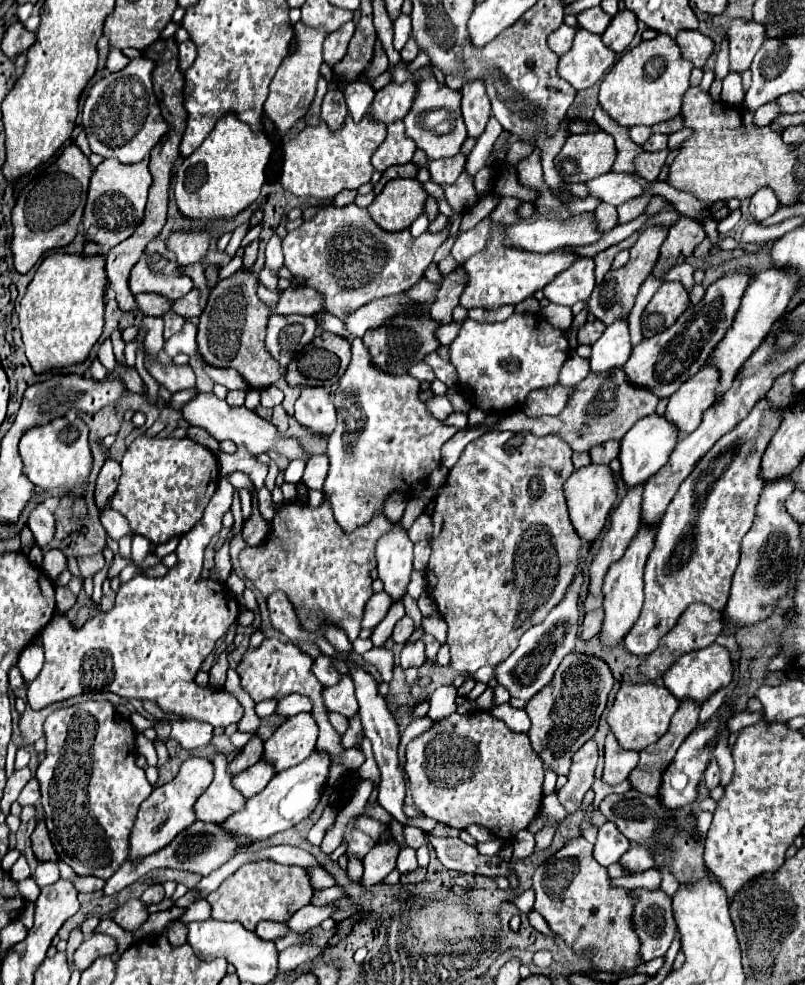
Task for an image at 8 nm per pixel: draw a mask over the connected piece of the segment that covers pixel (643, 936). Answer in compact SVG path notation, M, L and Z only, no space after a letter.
M634 888L628 892L638 900L632 912L632 922L634 932L638 932L638 940L642 944L638 952L640 960L648 962L652 958L664 956L676 934L670 898L664 894L662 888Z

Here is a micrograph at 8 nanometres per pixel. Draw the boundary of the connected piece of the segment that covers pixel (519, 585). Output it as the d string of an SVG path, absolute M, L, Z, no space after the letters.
M488 432L470 442L450 470L432 512L434 532L426 578L428 592L448 624L454 670L472 674L482 666L500 664L518 646L520 636L542 622L566 596L582 558L582 540L570 524L562 490L572 472L572 450L562 438L538 438L530 432Z

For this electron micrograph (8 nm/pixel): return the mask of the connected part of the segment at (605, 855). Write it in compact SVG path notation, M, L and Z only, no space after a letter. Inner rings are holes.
M606 822L598 830L598 838L594 842L592 854L598 864L610 866L620 860L620 856L628 850L628 846L630 846L630 842L626 840L626 836L622 836L612 822Z

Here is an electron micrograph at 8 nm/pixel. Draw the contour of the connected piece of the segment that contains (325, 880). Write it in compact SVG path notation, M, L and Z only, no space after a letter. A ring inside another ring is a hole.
M314 867L306 870L310 877L311 885L315 890L322 891L335 885L334 878L323 868Z

